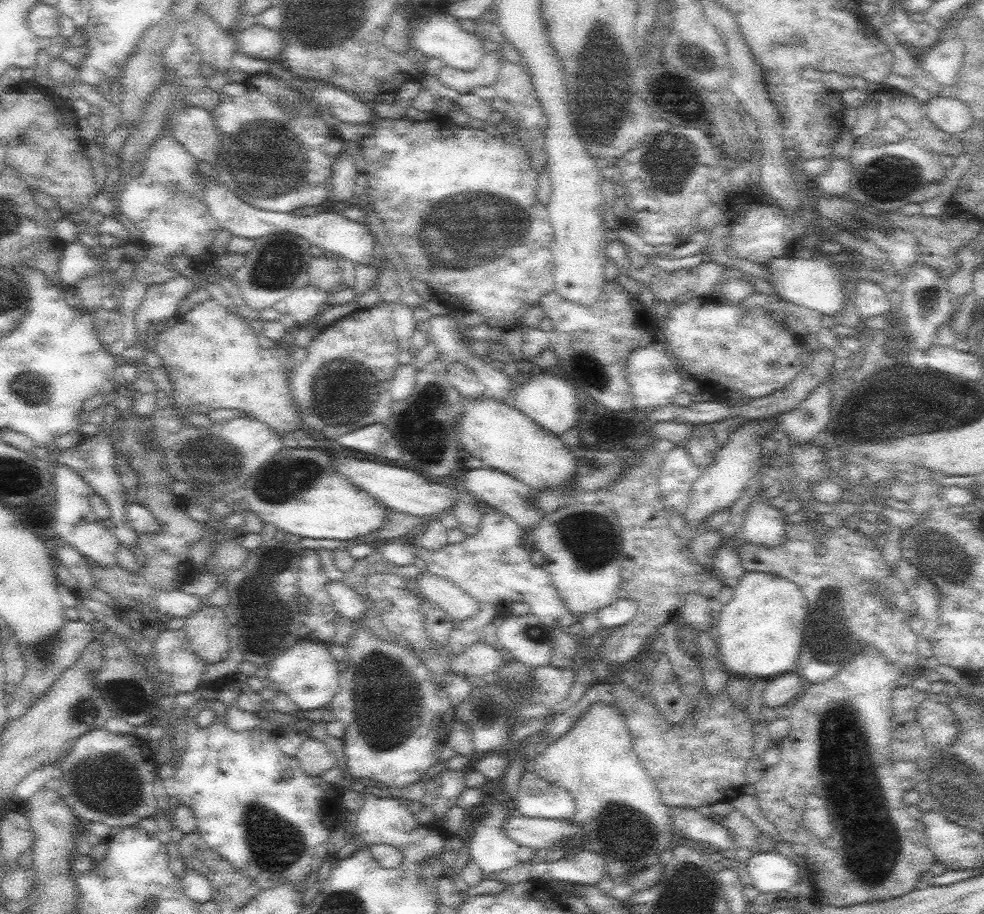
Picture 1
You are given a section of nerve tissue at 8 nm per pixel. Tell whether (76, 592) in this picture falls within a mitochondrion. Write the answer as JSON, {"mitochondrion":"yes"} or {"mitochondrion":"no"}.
{"mitochondrion":"no"}

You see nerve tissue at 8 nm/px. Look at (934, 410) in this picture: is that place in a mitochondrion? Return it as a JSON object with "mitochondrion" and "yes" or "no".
{"mitochondrion":"yes"}

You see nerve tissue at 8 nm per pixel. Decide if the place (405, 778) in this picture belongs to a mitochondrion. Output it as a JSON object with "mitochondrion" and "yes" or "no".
{"mitochondrion":"no"}

